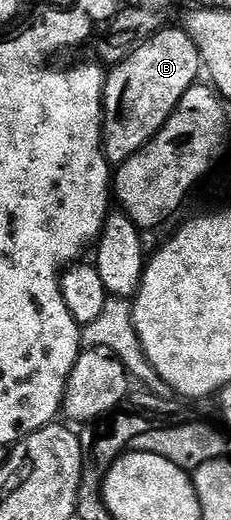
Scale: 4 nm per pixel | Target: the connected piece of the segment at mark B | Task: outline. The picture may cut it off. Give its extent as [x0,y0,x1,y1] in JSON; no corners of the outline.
[103,28,203,168]

